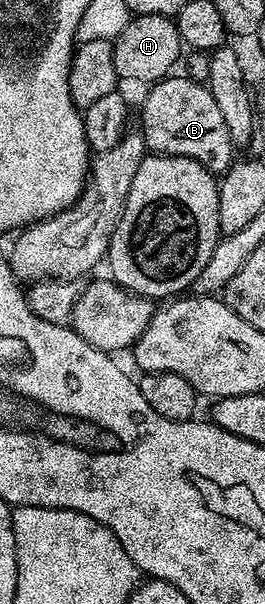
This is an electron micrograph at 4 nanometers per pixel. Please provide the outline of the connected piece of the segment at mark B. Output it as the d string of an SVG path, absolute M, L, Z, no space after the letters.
M170 74L148 89L141 104L139 131L150 153L182 156L199 162L209 172L223 174L235 162L235 145L223 122L219 105L204 83L188 75Z

